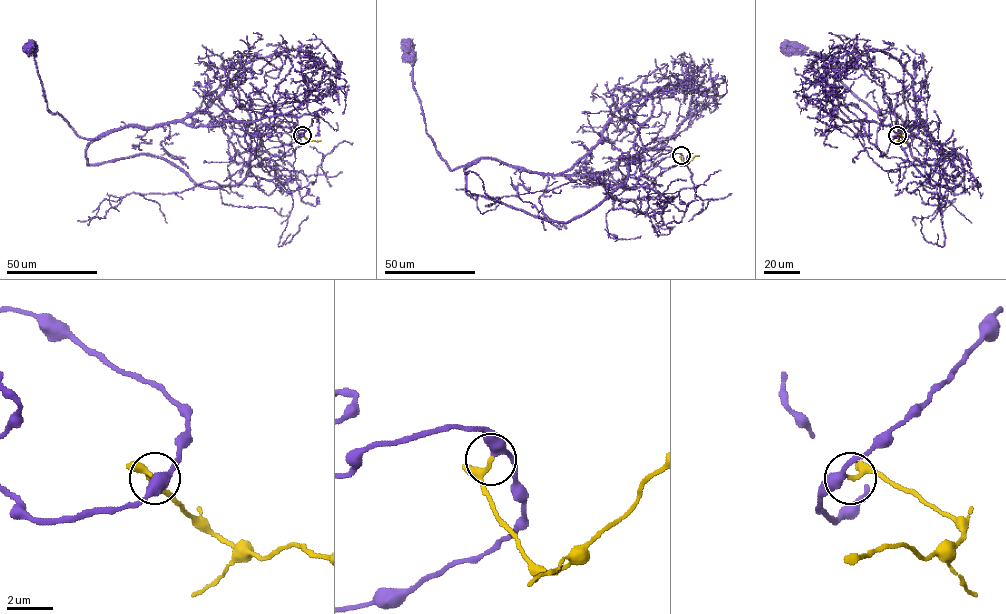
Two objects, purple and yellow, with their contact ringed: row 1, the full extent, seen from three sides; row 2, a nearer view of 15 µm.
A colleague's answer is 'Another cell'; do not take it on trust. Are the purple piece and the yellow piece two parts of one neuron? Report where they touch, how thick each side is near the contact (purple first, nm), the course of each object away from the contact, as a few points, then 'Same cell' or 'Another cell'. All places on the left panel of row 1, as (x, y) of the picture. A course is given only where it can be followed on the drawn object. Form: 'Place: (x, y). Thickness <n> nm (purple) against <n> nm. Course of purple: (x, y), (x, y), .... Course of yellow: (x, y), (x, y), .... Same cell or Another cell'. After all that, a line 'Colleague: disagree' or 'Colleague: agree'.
Place: (302, 135). Thickness 380 nm (purple) against 160 nm. Course of purple: (303, 135), (271, 124), (249, 133), (237, 106), (218, 125), (86, 139), (47, 108), (33, 49), (24, 50). Course of yellow: (303, 135), (310, 141), (321, 140). Same cell
Colleague: disagree

